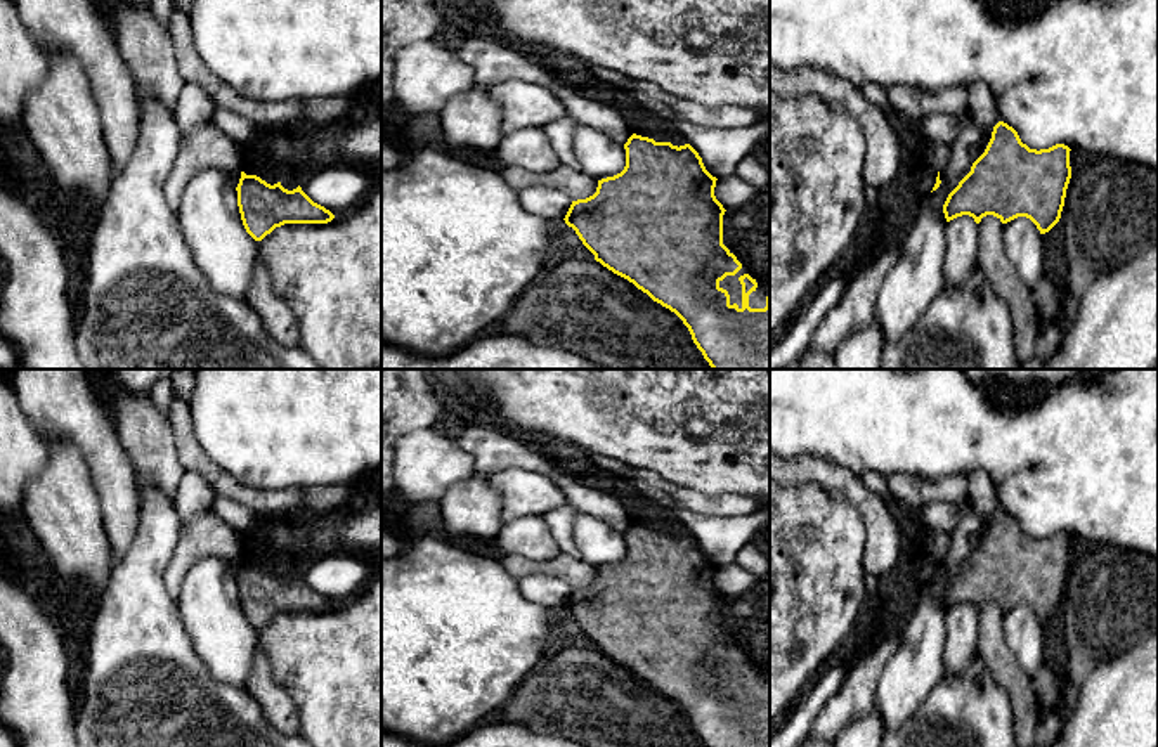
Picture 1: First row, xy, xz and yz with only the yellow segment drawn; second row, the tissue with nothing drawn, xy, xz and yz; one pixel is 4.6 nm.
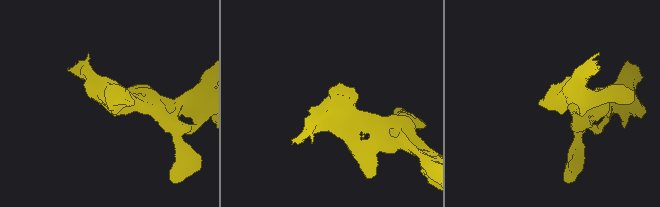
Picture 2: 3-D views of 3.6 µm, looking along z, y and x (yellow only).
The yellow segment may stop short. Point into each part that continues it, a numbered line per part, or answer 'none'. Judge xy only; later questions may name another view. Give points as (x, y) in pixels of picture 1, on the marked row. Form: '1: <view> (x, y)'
none

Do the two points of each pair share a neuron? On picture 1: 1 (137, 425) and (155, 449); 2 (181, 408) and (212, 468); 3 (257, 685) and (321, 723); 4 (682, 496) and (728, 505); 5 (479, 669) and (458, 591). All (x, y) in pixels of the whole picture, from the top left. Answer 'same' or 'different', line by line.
1: same
2: same
3: different
4: same
5: same

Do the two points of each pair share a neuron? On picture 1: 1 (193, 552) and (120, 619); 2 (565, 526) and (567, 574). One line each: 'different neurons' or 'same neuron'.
1: different neurons
2: different neurons

